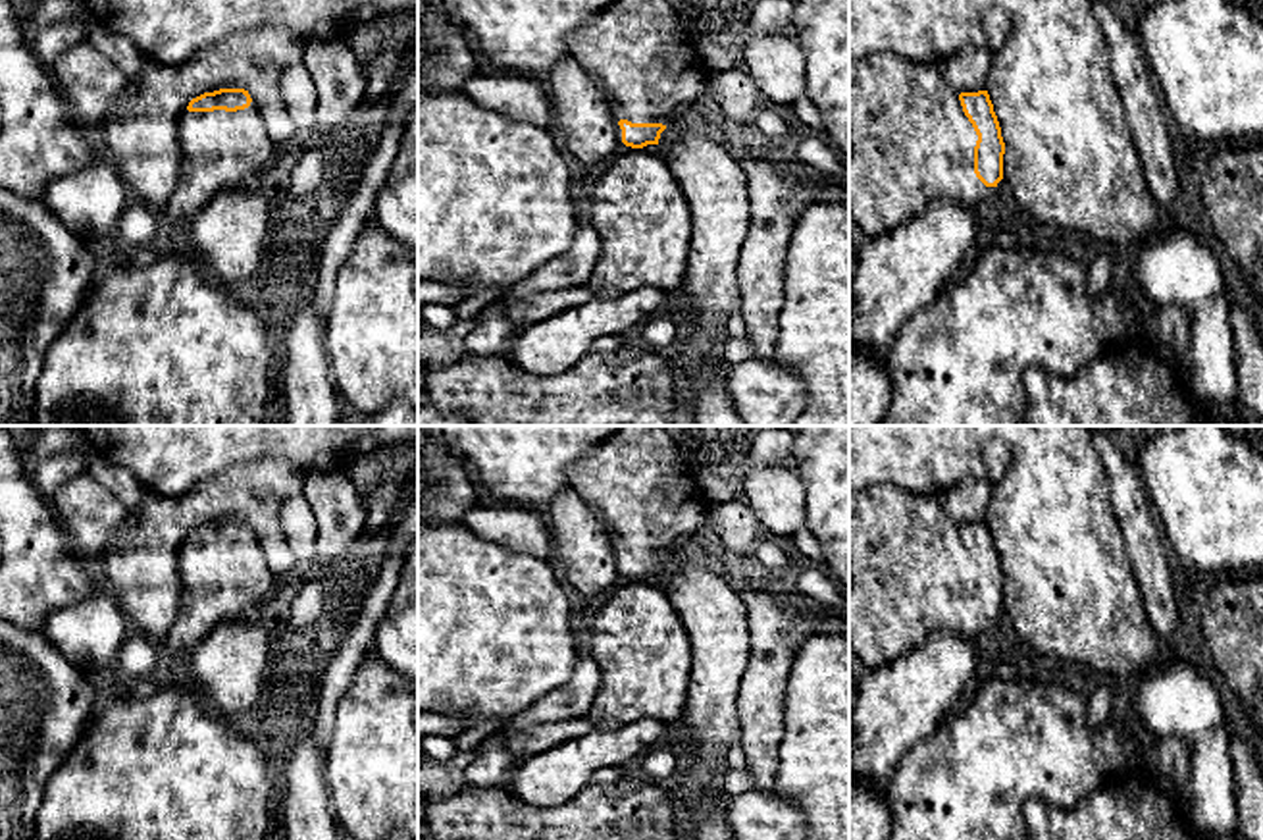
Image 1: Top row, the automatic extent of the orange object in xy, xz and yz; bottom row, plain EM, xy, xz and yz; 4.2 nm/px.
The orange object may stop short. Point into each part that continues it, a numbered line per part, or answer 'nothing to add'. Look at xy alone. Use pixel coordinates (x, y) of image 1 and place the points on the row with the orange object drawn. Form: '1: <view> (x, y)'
1: xy (220, 149)

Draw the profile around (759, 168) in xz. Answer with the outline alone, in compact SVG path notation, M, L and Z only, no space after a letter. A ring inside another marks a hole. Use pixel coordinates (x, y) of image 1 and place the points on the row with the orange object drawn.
M745 156L739 158L747 173L747 193L751 198L751 223L737 260L739 312L745 320L745 337L755 345L759 360L774 360L778 341L778 314L784 304L787 243L801 214L812 204L838 200L849 187L814 187L799 181L782 170L787 158Z

